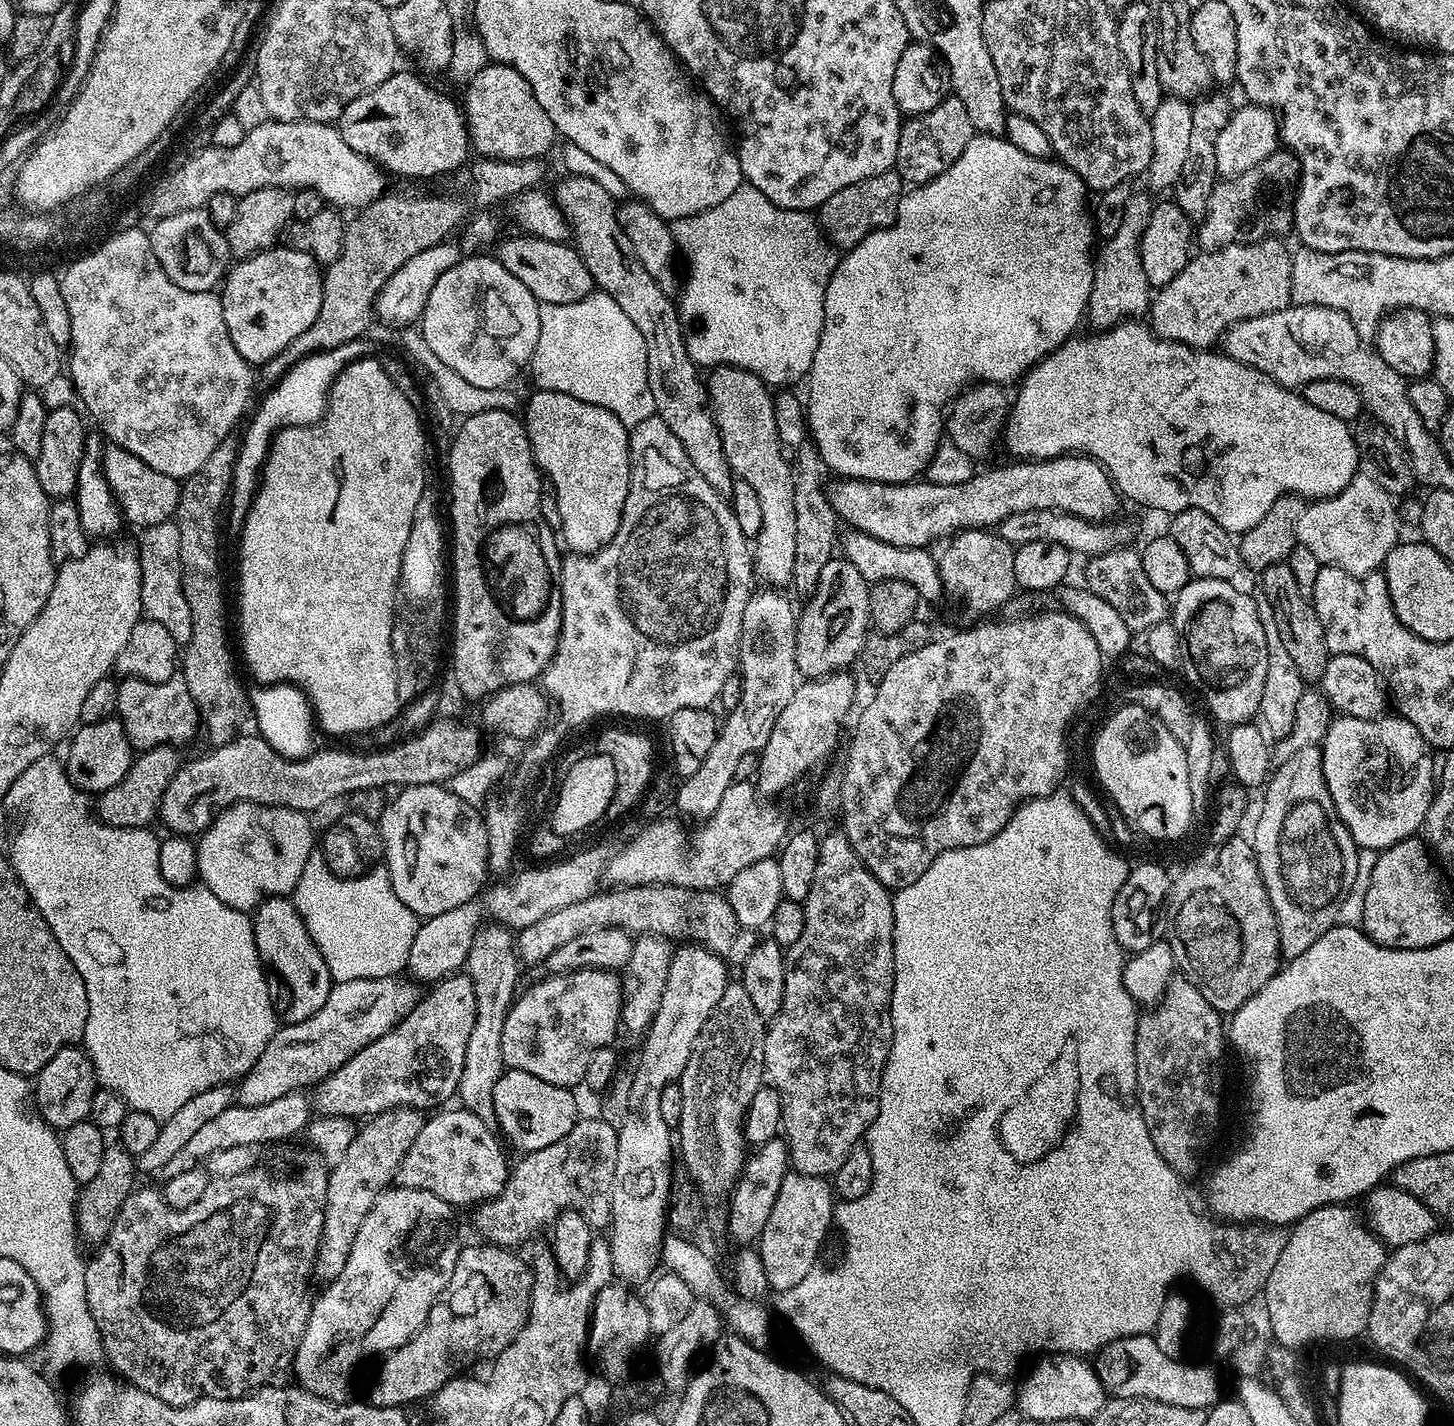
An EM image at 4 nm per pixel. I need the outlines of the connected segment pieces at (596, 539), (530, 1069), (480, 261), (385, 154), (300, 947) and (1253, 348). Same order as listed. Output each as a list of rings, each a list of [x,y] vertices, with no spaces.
[[[533,391],[528,405],[524,408],[522,423],[528,432],[532,447],[532,457],[536,466],[546,477],[547,483],[554,486],[558,502],[559,535],[563,543],[568,543],[567,551],[572,554],[591,554],[604,548],[614,538],[620,525],[620,513],[628,497],[628,483],[632,481],[632,458],[628,454],[629,429],[610,410],[570,398],[570,394]]]
[[[578,968],[574,972],[545,975],[545,980],[540,980],[537,984],[530,985],[525,992],[523,989],[513,999],[512,1007],[508,1009],[508,1017],[505,1018],[502,1026],[502,1058],[504,1059],[505,1069],[522,1070],[526,1074],[534,1074],[534,1078],[542,1078],[542,1082],[550,1082],[554,1086],[562,1086],[563,1088],[572,1088],[576,1086],[576,1083],[579,1085],[583,1081],[586,1074],[586,1066],[590,1062],[594,1050],[609,1047],[613,1043],[612,1039],[616,1036],[616,1028],[618,1030],[621,1027],[621,1008],[625,1000],[625,989],[622,987],[622,980],[620,984],[620,980],[616,976],[619,975],[615,971],[603,968]]]
[[[472,254],[469,258],[461,258],[450,270],[434,282],[434,290],[430,290],[430,298],[424,307],[422,317],[422,335],[426,346],[438,354],[454,374],[460,378],[466,378],[472,386],[482,386],[486,390],[495,388],[507,388],[513,382],[512,379],[520,371],[527,369],[532,362],[532,355],[538,346],[538,334],[540,333],[540,301],[530,294],[514,274],[510,274],[495,255],[480,256],[484,254]]]
[[[403,70],[393,72],[390,78],[386,78],[386,82],[347,104],[338,127],[340,136],[346,146],[350,146],[350,150],[370,158],[393,177],[413,176],[416,180],[424,180],[427,176],[444,176],[455,168],[463,169],[464,159],[470,153],[468,126],[461,105],[457,101],[455,104],[446,93],[431,88],[426,81],[419,80],[414,73]]]
[[[273,896],[255,909],[252,933],[265,969],[270,973],[267,987],[272,1006],[289,1025],[303,1024],[326,1006],[330,977],[326,962],[318,958],[316,944],[306,930],[295,904],[284,896]]]
[[[1293,305],[1277,312],[1255,316],[1249,320],[1240,320],[1233,324],[1222,337],[1223,355],[1242,362],[1251,368],[1257,368],[1271,380],[1276,380],[1283,388],[1303,389],[1314,380],[1314,364],[1308,360],[1306,342],[1304,342],[1304,316],[1309,312],[1305,305]]]

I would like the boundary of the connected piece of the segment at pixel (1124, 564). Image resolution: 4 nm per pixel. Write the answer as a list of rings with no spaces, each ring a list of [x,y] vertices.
[[[1121,546],[1091,557],[1084,568],[1084,580],[1087,591],[1094,593],[1102,602],[1110,602],[1118,614],[1122,614],[1122,622],[1132,633],[1153,628],[1155,624],[1161,624],[1163,620],[1169,619],[1170,600],[1167,595],[1150,583],[1146,578],[1146,570],[1142,570],[1142,558],[1137,549]]]

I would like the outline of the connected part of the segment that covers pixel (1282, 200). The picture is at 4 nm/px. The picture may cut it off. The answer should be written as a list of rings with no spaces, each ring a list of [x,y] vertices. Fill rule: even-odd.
[[[1288,150],[1274,151],[1265,160],[1258,162],[1258,166],[1250,166],[1250,170],[1242,174],[1221,179],[1213,187],[1212,196],[1208,199],[1208,209],[1198,228],[1198,244],[1200,240],[1204,252],[1217,252],[1219,248],[1230,248],[1234,244],[1257,239],[1261,235],[1260,227],[1268,219],[1280,220],[1280,228],[1284,232],[1293,231],[1292,191],[1302,173],[1291,155],[1296,157]]]

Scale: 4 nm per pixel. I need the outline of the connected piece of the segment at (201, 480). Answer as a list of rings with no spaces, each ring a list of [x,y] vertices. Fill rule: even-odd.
[[[229,438],[223,440],[218,446],[218,450],[214,450],[214,454],[210,454],[210,458],[206,458],[206,462],[202,462],[202,466],[194,474],[190,474],[180,485],[180,505],[176,508],[175,522],[178,530],[182,534],[182,590],[186,594],[186,602],[190,602],[190,618],[192,619],[192,633],[188,639],[188,643],[182,652],[182,678],[188,687],[188,693],[191,694],[193,701],[202,713],[202,728],[208,731],[209,745],[219,746],[222,744],[231,744],[237,735],[240,723],[244,720],[244,711],[249,711],[249,697],[246,695],[246,688],[240,685],[240,676],[236,673],[236,660],[232,657],[232,648],[228,645],[228,604],[224,601],[224,580],[220,577],[220,526],[222,530],[222,513],[226,508],[226,501],[229,499],[229,492],[232,488],[232,471],[235,468],[237,441]]]

